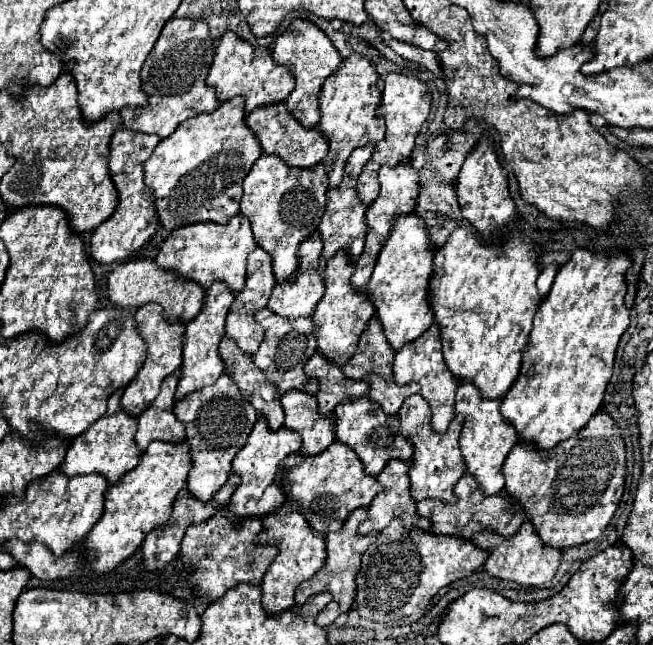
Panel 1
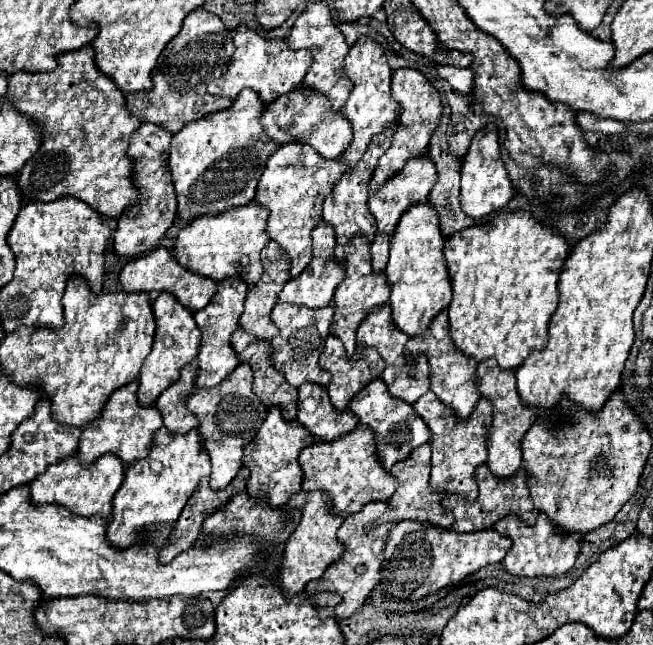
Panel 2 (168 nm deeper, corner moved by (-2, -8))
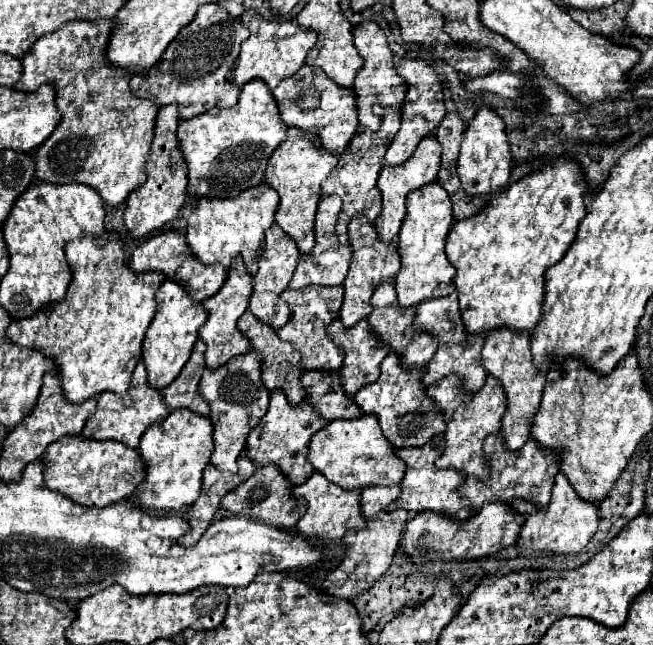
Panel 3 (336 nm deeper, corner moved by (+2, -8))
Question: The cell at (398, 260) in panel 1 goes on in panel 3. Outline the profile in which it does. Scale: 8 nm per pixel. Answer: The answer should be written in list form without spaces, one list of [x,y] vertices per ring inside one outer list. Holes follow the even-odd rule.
[[[432,181],[408,195],[406,217],[398,233],[398,253],[402,257],[402,267],[396,275],[398,303],[402,309],[416,307],[426,299],[446,297],[454,291],[456,269],[446,259],[446,237],[452,227],[452,201],[440,183]]]

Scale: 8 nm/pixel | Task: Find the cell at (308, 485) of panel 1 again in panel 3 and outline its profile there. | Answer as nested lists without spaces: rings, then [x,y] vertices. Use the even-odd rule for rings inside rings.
[[[360,415],[358,419],[334,419],[322,427],[310,443],[310,463],[316,471],[324,473],[328,481],[344,489],[364,489],[368,485],[398,485],[406,467],[396,459],[394,447],[386,443],[376,415]]]

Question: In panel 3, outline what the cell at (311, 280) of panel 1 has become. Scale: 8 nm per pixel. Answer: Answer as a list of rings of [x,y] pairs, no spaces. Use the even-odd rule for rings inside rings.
[[[324,195],[318,203],[318,213],[316,213],[316,245],[308,255],[300,257],[300,263],[292,275],[290,281],[290,289],[302,289],[308,285],[342,285],[346,275],[348,275],[348,267],[350,267],[350,259],[352,259],[352,247],[350,245],[340,245],[338,235],[336,235],[336,221],[338,221],[338,213],[340,213],[340,197],[338,195]]]

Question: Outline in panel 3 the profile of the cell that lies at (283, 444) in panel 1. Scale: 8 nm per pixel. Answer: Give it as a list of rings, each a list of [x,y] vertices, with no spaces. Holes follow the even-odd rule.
[[[274,389],[270,393],[268,415],[264,415],[260,419],[260,423],[248,435],[248,443],[246,443],[248,457],[254,461],[256,467],[262,467],[262,465],[268,465],[268,463],[276,463],[284,471],[284,475],[288,477],[288,481],[292,485],[302,485],[314,473],[314,467],[308,461],[310,439],[326,423],[328,421],[324,421],[324,417],[320,417],[320,413],[308,401],[302,401],[296,407],[292,407],[288,403],[284,391]]]

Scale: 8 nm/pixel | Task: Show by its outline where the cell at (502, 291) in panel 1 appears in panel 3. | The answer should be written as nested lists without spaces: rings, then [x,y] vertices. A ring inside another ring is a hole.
[[[558,159],[554,165],[548,163],[540,171],[512,183],[500,195],[492,197],[478,215],[472,215],[472,219],[462,219],[452,225],[446,239],[446,255],[456,267],[454,285],[468,333],[488,335],[500,327],[512,331],[532,331],[536,327],[542,317],[544,273],[564,257],[576,237],[580,219],[586,215],[584,197],[588,195],[588,189],[582,167],[572,159]]]

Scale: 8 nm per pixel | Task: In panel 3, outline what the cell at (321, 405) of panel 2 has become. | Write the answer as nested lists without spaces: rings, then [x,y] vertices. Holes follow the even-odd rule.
[[[306,371],[302,375],[306,399],[328,421],[356,419],[362,415],[360,407],[344,393],[338,371]]]

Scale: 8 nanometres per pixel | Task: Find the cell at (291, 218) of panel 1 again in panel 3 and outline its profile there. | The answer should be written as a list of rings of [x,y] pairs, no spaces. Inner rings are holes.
[[[298,127],[288,129],[288,139],[276,147],[268,161],[264,183],[274,187],[280,195],[276,223],[298,243],[302,255],[310,253],[314,247],[314,217],[320,199],[320,185],[328,177],[332,167],[336,167],[336,163],[338,157],[324,151],[316,135],[308,135],[308,131],[300,131]]]

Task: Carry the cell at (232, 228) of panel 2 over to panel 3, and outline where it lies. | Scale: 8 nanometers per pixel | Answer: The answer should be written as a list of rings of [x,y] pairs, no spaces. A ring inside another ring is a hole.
[[[266,183],[242,191],[236,199],[200,199],[196,209],[188,217],[188,225],[186,225],[188,245],[198,257],[198,261],[206,265],[220,263],[228,267],[236,255],[242,255],[248,273],[254,275],[258,271],[256,259],[260,259],[260,251],[264,249],[264,231],[274,223],[274,215],[276,215],[274,211],[278,203],[280,199],[276,191],[272,191],[272,187],[268,187]]]

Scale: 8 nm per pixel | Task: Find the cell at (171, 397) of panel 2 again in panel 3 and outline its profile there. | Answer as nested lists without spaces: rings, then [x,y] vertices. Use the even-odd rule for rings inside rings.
[[[198,339],[194,345],[194,351],[192,351],[192,357],[188,359],[188,363],[180,371],[180,375],[168,385],[168,389],[162,389],[164,401],[170,407],[170,411],[180,409],[180,407],[188,407],[188,409],[196,411],[198,415],[210,415],[210,407],[198,391],[200,375],[206,369],[204,351],[206,351],[204,341]]]

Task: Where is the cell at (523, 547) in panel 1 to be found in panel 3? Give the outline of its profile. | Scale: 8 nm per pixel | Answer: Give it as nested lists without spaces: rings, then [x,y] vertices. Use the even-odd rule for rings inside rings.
[[[558,471],[556,483],[552,489],[552,499],[546,507],[536,509],[534,513],[526,515],[526,523],[520,531],[520,547],[530,547],[530,549],[552,549],[556,553],[564,555],[574,555],[580,553],[586,543],[592,539],[592,535],[598,529],[598,507],[592,507],[592,503],[584,503],[580,495],[572,491],[572,485],[568,483],[568,477]]]

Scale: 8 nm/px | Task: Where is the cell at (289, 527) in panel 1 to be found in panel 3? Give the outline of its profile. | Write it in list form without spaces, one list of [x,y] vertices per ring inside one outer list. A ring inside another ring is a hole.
[[[314,471],[314,475],[306,483],[296,485],[292,489],[292,493],[296,497],[304,497],[308,501],[308,511],[296,525],[296,529],[302,537],[316,537],[322,543],[332,543],[332,541],[344,537],[344,533],[348,529],[364,529],[366,527],[366,519],[360,511],[360,489],[346,491],[346,489],[330,483],[322,473]]]

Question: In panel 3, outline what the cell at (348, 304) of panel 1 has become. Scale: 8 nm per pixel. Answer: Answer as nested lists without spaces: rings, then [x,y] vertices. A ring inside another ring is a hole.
[[[356,215],[356,219],[352,219],[352,223],[348,225],[348,237],[350,237],[350,245],[354,249],[354,257],[352,257],[350,271],[344,281],[346,295],[344,295],[344,305],[340,309],[340,321],[344,327],[352,327],[360,319],[366,319],[366,315],[372,313],[370,299],[372,299],[372,293],[376,291],[378,283],[388,277],[396,277],[396,271],[400,271],[400,255],[396,255],[396,245],[380,243],[374,221],[368,223],[368,219],[364,219],[362,215]]]

